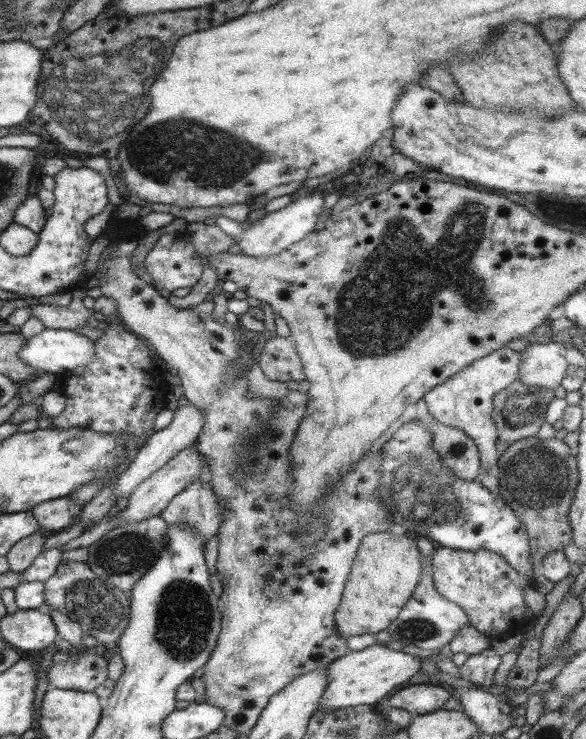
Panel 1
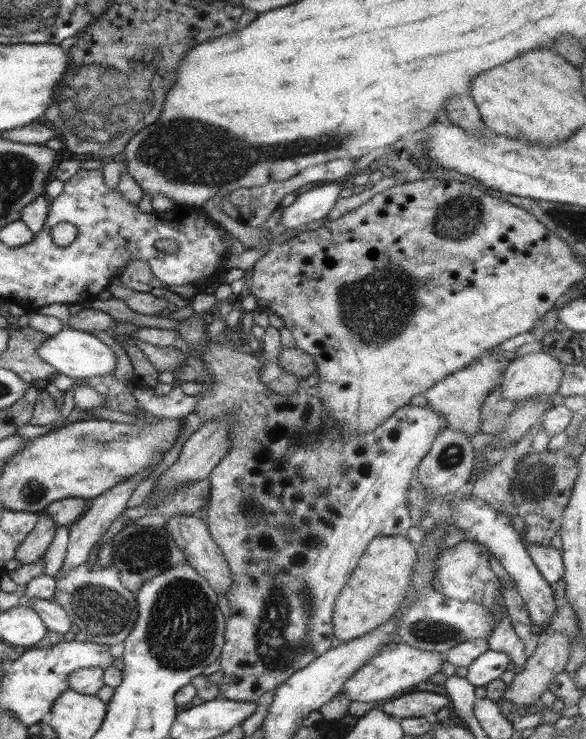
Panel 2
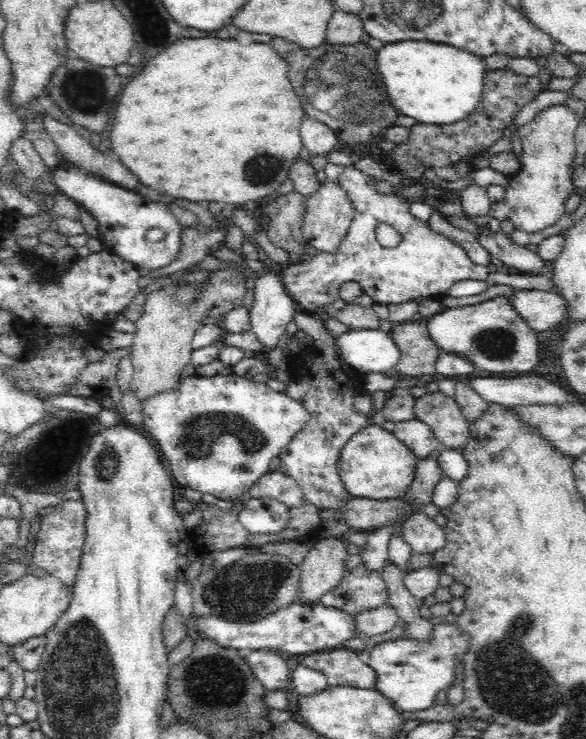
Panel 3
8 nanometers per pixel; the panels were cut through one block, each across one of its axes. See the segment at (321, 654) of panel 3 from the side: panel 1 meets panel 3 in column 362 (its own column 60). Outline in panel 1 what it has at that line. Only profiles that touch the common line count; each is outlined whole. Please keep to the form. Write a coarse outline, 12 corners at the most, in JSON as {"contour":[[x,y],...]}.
{"contour":[[63,653],[50,666],[50,688],[95,692],[109,662]]}

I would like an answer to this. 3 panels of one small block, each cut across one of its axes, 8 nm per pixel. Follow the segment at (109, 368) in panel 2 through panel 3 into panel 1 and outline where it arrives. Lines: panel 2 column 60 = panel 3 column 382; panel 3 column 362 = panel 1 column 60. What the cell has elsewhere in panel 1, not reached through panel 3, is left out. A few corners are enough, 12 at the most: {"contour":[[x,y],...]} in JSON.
{"contour":[[45,328],[19,357],[60,376],[86,366],[93,340],[78,331]]}

